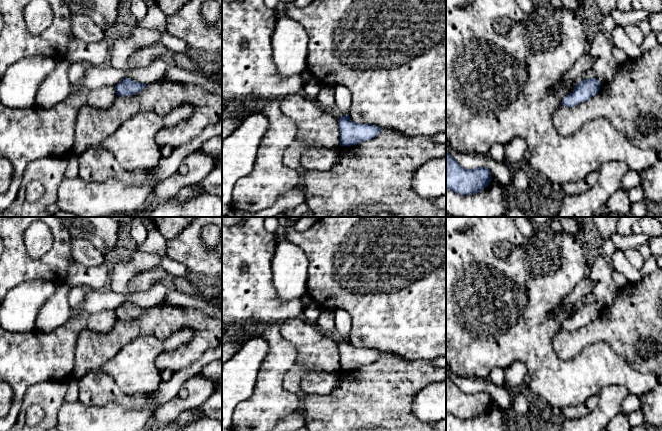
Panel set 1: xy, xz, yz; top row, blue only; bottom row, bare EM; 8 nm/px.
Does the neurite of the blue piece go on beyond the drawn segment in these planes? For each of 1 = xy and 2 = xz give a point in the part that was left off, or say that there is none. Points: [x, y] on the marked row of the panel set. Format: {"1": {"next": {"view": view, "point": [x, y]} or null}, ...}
{"1": {"next": null}, "2": {"next": null}}

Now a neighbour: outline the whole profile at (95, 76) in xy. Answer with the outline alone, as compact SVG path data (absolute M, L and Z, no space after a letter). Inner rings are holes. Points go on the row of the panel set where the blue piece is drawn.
M86 65L85 75L80 83L70 84L69 96L80 89L98 89L101 86L116 86L123 79L129 78L129 72L102 66Z

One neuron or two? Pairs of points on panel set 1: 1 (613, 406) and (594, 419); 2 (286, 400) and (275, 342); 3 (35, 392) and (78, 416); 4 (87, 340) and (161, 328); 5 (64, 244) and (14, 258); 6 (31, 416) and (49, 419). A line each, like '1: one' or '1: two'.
1: one
2: one
3: two
4: one
5: one
6: two

